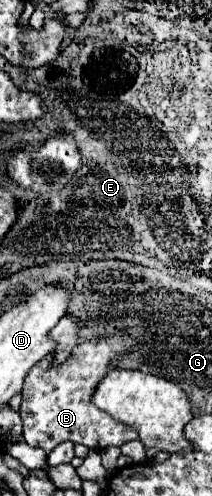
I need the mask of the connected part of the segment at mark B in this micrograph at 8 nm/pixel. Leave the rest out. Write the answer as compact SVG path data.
M116 331L110 337L98 337L96 341L80 343L62 365L50 365L52 355L46 355L42 361L38 361L30 369L30 375L26 375L22 389L20 417L24 421L22 437L26 443L50 453L64 441L82 443L88 449L102 451L106 447L120 447L126 441L138 439L134 427L110 419L110 415L92 403L92 393L98 383L106 377L108 371L114 369L114 363L120 361L124 353L130 353L136 347L138 341L128 331Z

